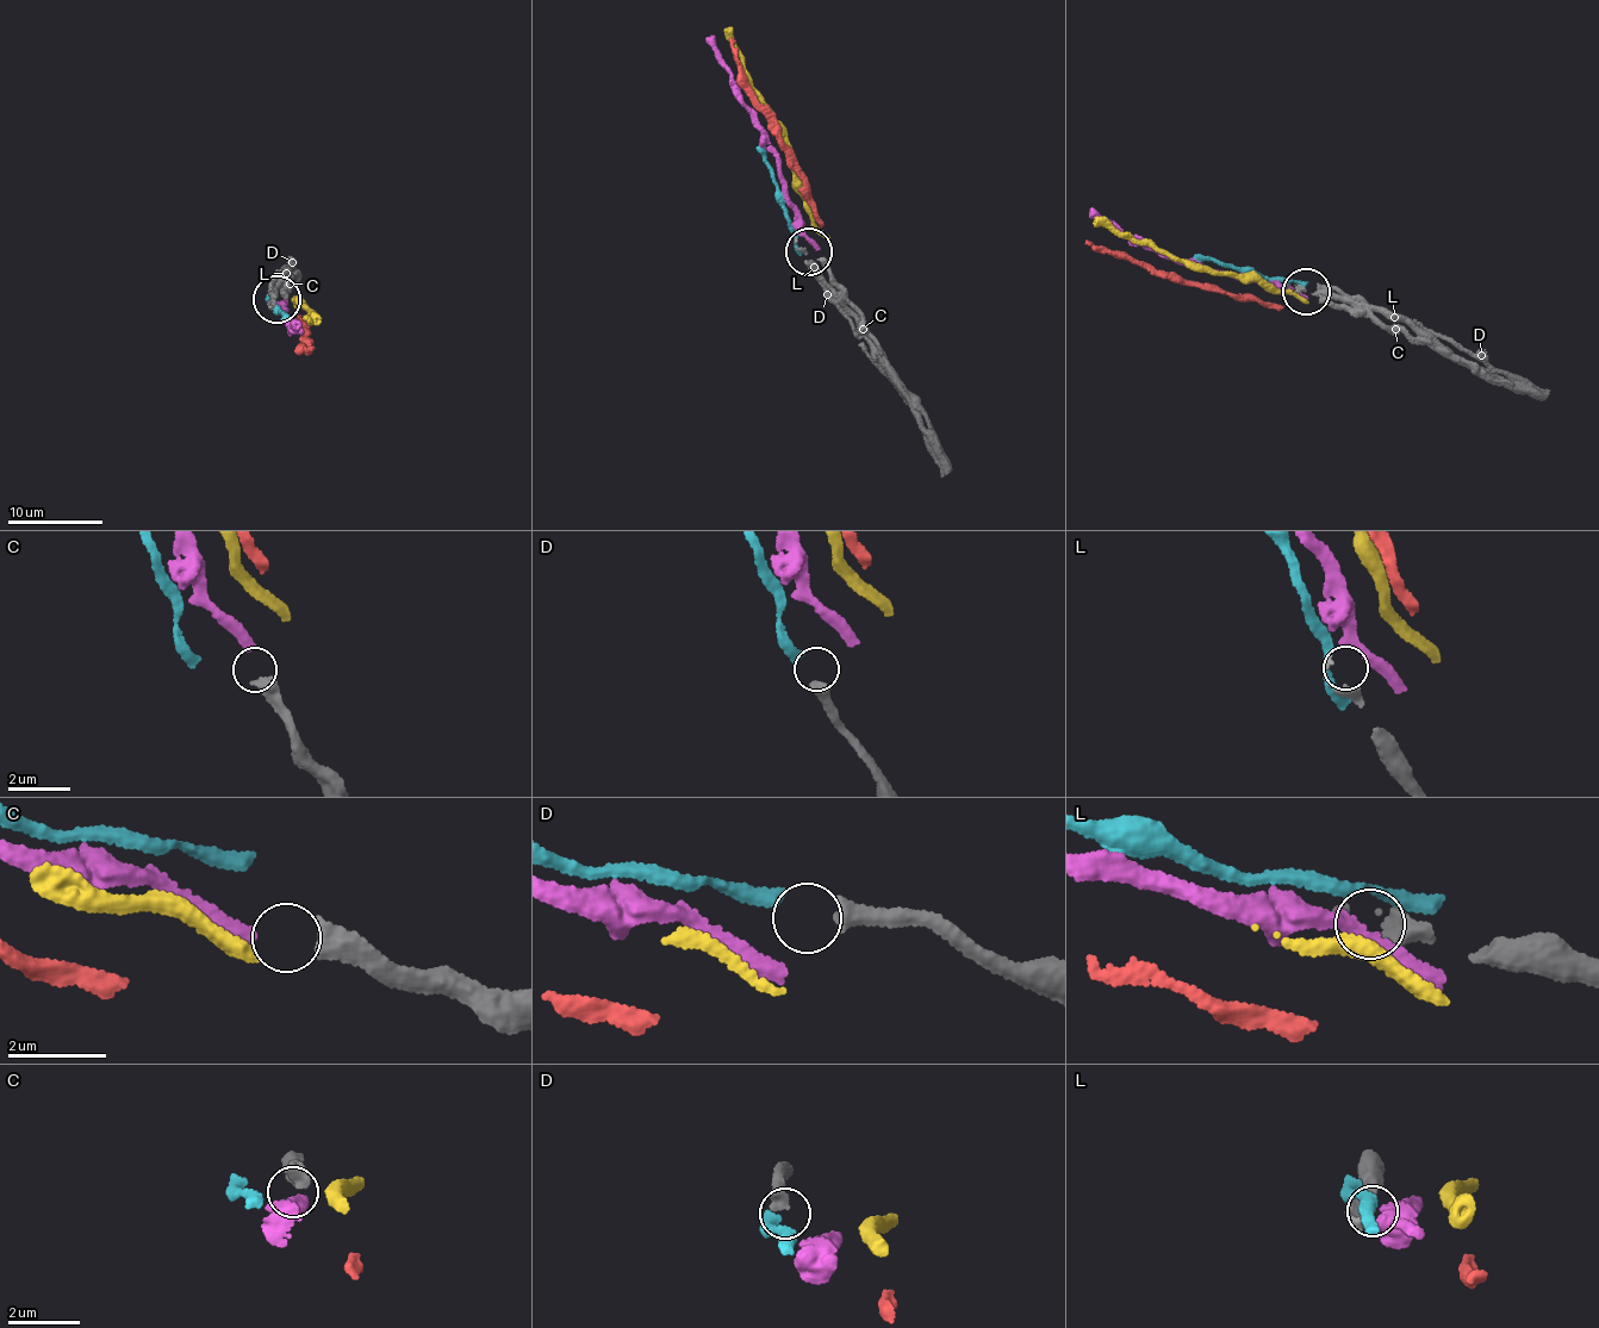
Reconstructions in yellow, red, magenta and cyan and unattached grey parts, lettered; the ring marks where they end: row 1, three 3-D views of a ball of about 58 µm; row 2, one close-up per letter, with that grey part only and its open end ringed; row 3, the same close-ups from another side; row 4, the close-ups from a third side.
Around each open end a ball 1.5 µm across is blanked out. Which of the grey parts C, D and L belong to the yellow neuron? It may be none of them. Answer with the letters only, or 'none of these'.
none of these

